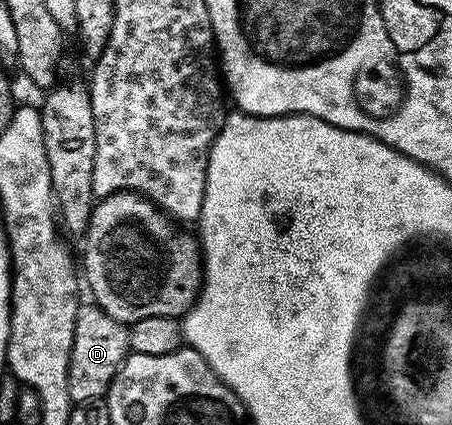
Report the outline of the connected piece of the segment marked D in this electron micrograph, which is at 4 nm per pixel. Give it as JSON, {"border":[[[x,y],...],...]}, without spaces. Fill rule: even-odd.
{"border":[[[93,302],[79,303],[68,366],[68,394],[71,401],[75,405],[101,401],[129,352],[130,333],[127,325],[112,318]]]}

